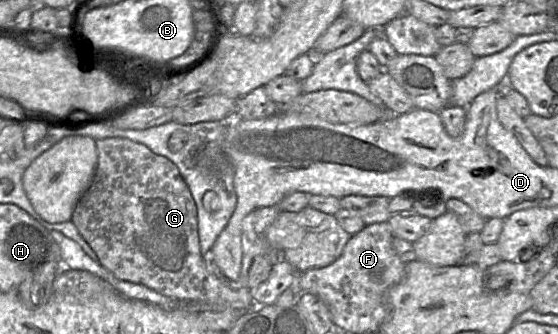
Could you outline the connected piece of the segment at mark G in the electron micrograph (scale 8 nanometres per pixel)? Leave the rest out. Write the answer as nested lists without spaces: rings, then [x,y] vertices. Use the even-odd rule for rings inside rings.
[[[120,137],[95,141],[98,163],[91,185],[80,198],[71,221],[99,259],[99,263],[121,280],[142,284],[162,295],[180,300],[204,301],[245,311],[257,305],[251,288],[227,286],[207,268],[200,252],[197,207],[177,166],[153,153],[144,144]]]

